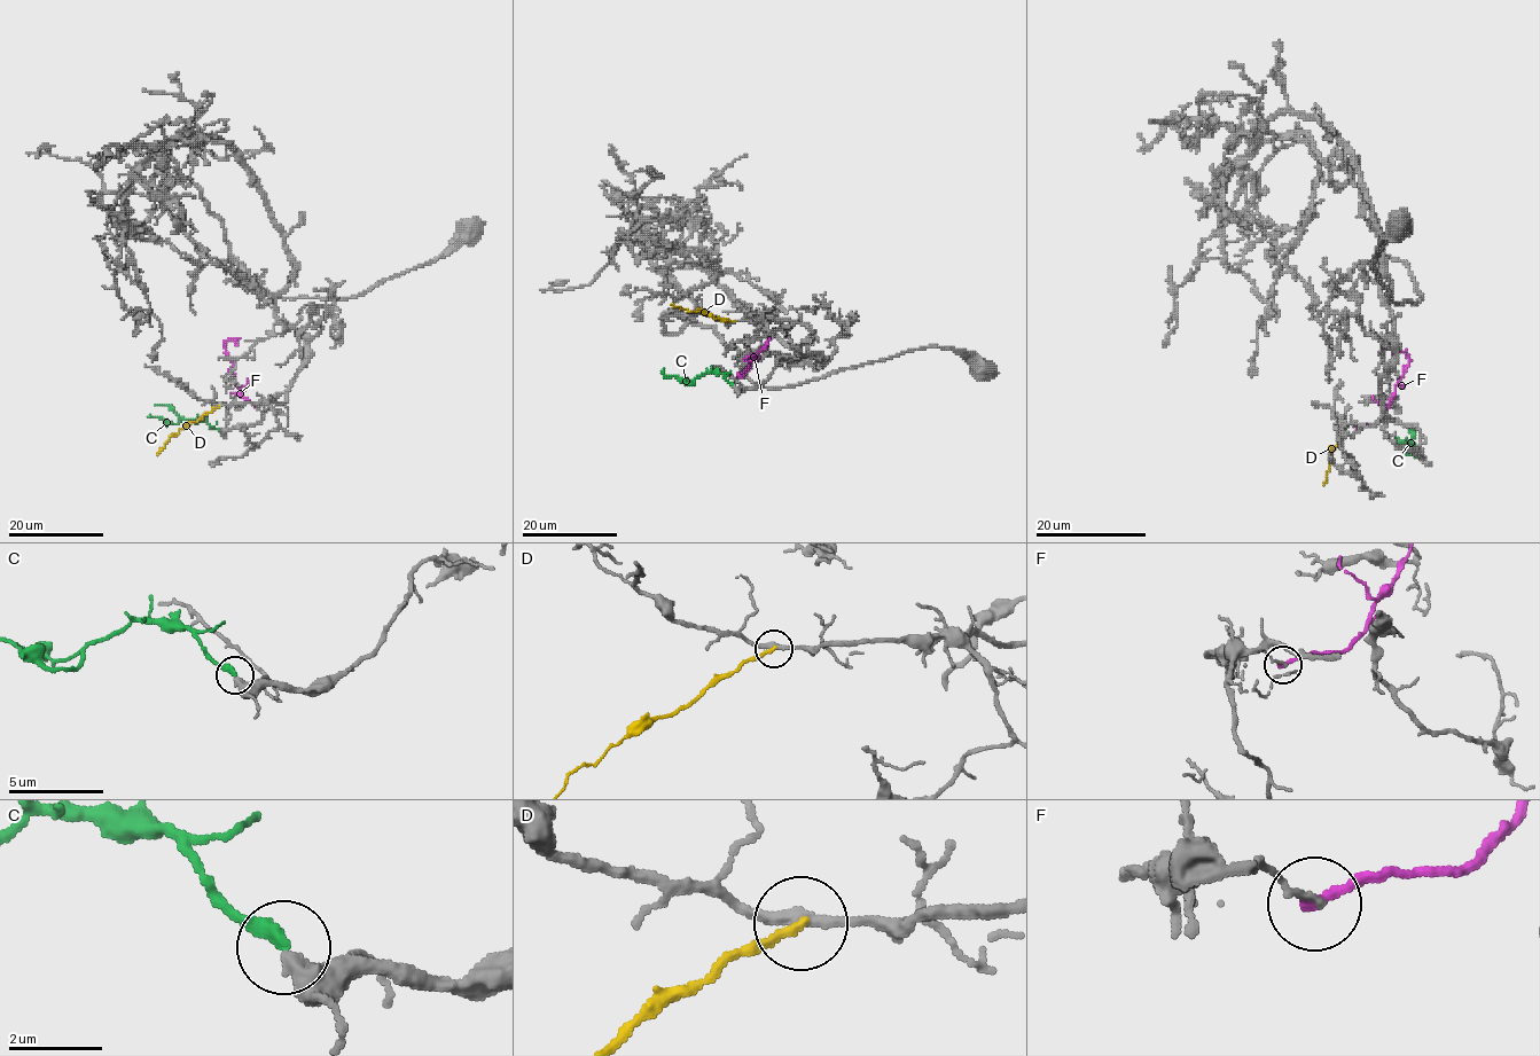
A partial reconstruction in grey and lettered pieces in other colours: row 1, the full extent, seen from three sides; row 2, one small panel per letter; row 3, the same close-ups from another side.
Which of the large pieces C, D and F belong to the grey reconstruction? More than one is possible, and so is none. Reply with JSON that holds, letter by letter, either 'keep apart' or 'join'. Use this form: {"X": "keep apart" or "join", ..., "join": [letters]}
{"C": "join", "D": "keep apart", "F": "keep apart", "join": ["C"]}

